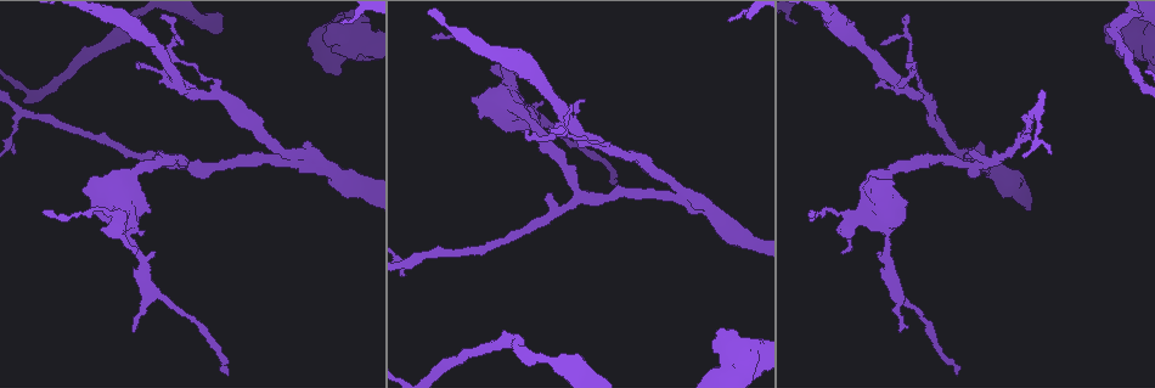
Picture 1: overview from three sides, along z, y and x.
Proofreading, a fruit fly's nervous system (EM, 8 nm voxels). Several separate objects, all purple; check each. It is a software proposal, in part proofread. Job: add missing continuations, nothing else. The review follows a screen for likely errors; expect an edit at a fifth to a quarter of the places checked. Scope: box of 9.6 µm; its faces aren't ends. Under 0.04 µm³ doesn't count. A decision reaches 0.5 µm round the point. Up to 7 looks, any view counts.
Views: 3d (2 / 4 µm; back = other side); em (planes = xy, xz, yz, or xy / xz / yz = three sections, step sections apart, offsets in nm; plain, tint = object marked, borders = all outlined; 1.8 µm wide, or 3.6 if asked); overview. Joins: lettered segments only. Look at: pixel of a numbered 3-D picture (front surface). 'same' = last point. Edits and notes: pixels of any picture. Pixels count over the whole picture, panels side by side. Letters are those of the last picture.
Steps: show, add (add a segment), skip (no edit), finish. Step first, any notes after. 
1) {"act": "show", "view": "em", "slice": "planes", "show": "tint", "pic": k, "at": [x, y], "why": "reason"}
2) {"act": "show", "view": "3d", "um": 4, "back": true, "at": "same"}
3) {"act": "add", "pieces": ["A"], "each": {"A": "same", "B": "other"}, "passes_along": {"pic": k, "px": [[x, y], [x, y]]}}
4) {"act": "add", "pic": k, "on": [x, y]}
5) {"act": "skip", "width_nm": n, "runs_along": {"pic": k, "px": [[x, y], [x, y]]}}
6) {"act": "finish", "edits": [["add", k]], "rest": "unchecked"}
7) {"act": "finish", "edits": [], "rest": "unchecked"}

{"act": "show", "view": "3d", "um": 4, "back": true, "pic": 1, "at": [905, 63], "why": "thin end"}

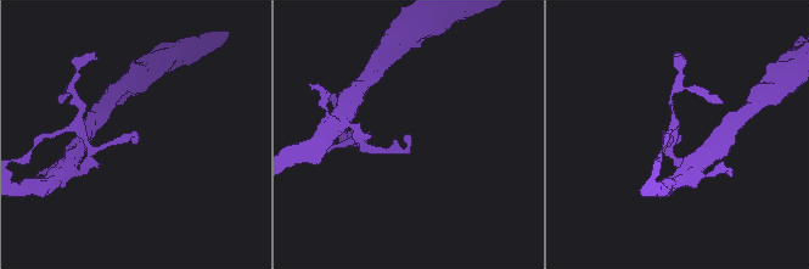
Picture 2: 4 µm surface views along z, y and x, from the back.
{"act": "show", "view": "em", "slice": "planes", "show": "plain", "pic": 2, "at": [680, 135], "why": "now the EM"}

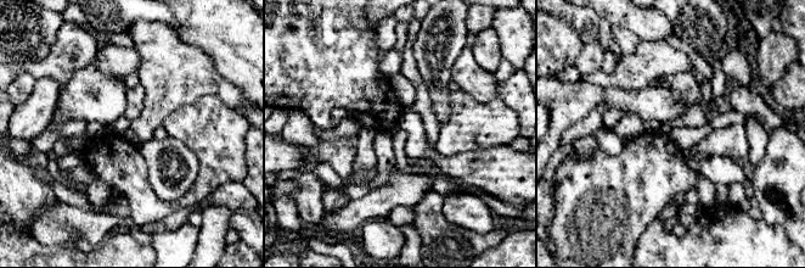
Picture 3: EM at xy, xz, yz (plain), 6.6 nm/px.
{"act": "show", "view": "em", "slice": "planes", "show": "borders", "at": "same", "why": "see the neighbours"}

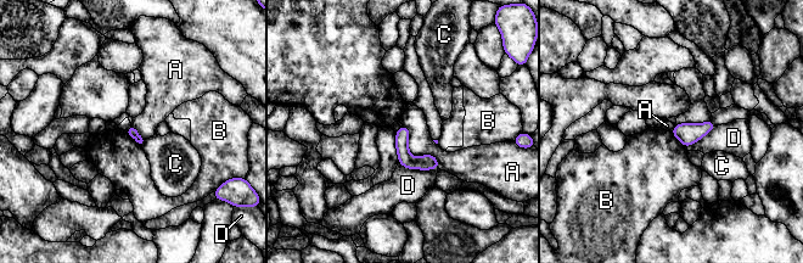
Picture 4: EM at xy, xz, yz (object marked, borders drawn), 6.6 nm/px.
{"act": "skip", "each": {"A": "other", "B": "other", "C": "other", "D": "other"}, "border": {"pic": 4, "px": [[403, 124], [409, 130], [411, 154]]}, "found": "no lettered segment goes on from it"}

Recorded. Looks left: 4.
{"act": "show", "view": "3d", "um": 4, "pic": 1, "at": [671, 197], "why": "side arm on a straight run"}

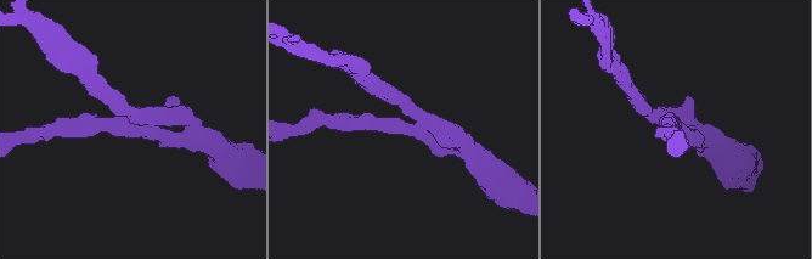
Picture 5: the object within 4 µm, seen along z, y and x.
{"act": "show", "view": "em", "slice": "xz", "step": 4, "show": "borders", "pic": 5, "at": [128, 122], "why": "need the tissue"}

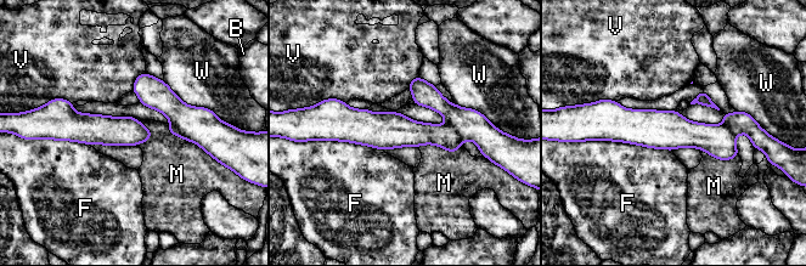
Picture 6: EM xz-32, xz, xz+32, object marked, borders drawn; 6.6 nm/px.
{"act": "skip", "each": {"B": "other", "F": "other", "M": "other", "V": "other", "W": "other"}, "border": {"pic": 6, "px": [[462, 143], [454, 152], [418, 147]]}, "found": "none of them fits"}

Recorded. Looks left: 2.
{"act": "show", "view": "em", "um": 3.6, "slice": "xy", "step": 4, "show": "borders", "pic": 1, "at": [329, 25], "why": "thick end"}

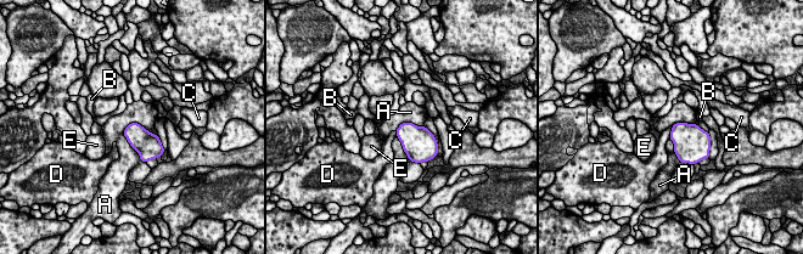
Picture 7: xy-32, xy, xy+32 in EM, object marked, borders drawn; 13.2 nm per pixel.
{"act": "skip", "longest_contact_nm": ["A", 500], "each": {"A": "other", "B": "other", "C": "other", "D": "other", "E": "other"}, "found": "none of them fits"}

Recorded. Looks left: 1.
{"act": "finish", "edits": [], "rest": "unchecked"}

